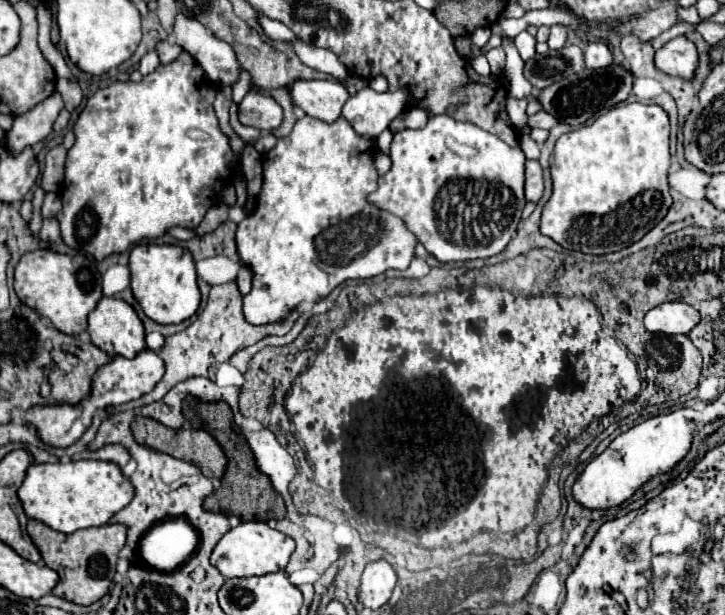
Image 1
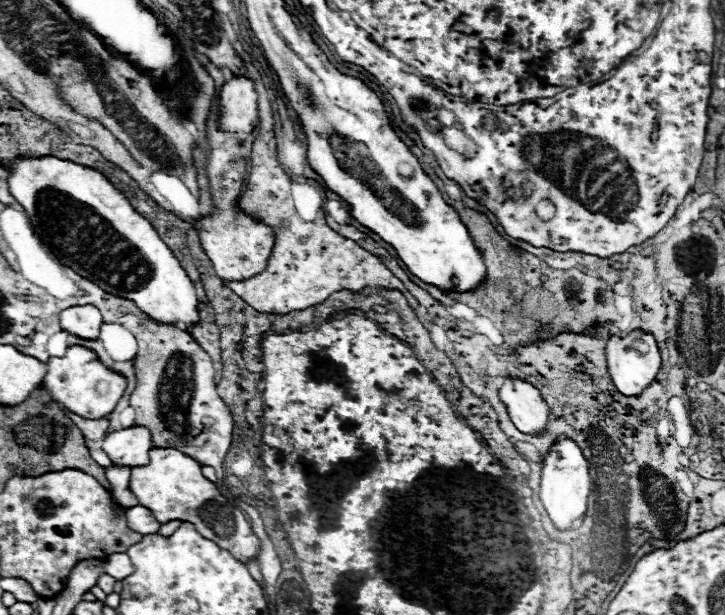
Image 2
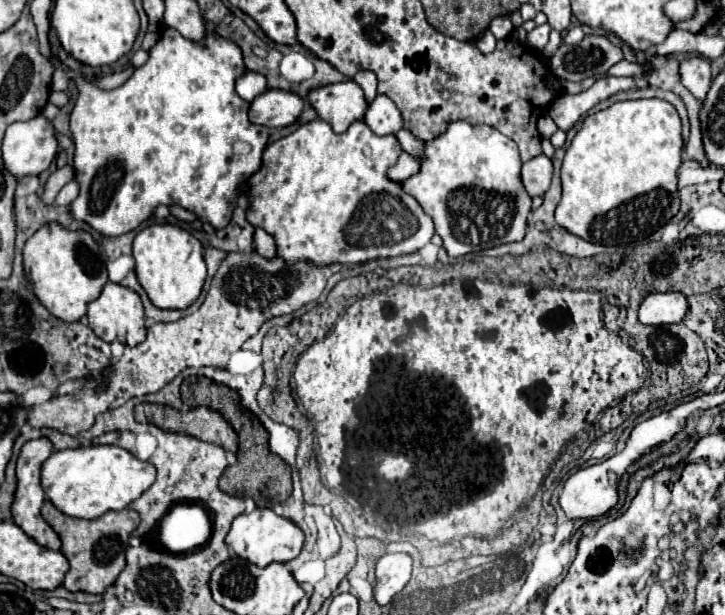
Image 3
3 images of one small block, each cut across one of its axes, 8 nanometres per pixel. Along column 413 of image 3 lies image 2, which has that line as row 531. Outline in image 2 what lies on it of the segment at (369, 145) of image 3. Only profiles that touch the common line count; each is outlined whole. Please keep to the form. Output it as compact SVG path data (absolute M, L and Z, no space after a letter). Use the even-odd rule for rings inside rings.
M152 448L148 466L132 468L130 490L138 498L138 504L148 508L160 524L170 520L190 522L194 528L198 528L200 536L214 540L236 560L242 560L242 564L258 560L262 542L254 536L246 516L234 504L230 504L226 496L220 494L216 484L202 476L202 466L194 458L178 452L176 448Z

